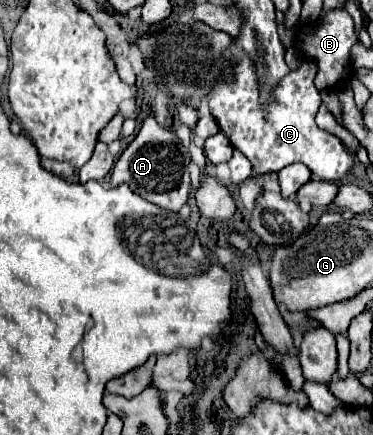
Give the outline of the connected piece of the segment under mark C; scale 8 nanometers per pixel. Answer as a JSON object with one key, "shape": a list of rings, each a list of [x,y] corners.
{"shape":[[[232,44],[226,50],[226,58],[236,64],[234,80],[220,82],[210,94],[208,102],[220,130],[228,136],[232,146],[252,162],[254,170],[266,174],[278,172],[288,164],[302,162],[310,168],[312,174],[322,180],[332,180],[336,184],[338,180],[344,180],[354,168],[354,154],[350,154],[334,134],[320,130],[314,122],[314,114],[322,104],[320,92],[314,86],[314,78],[318,72],[316,64],[312,60],[304,60],[298,70],[292,70],[280,82],[280,86],[276,88],[276,100],[270,102],[270,106],[262,106],[258,100],[252,60],[242,48],[238,48],[238,44]]]}

